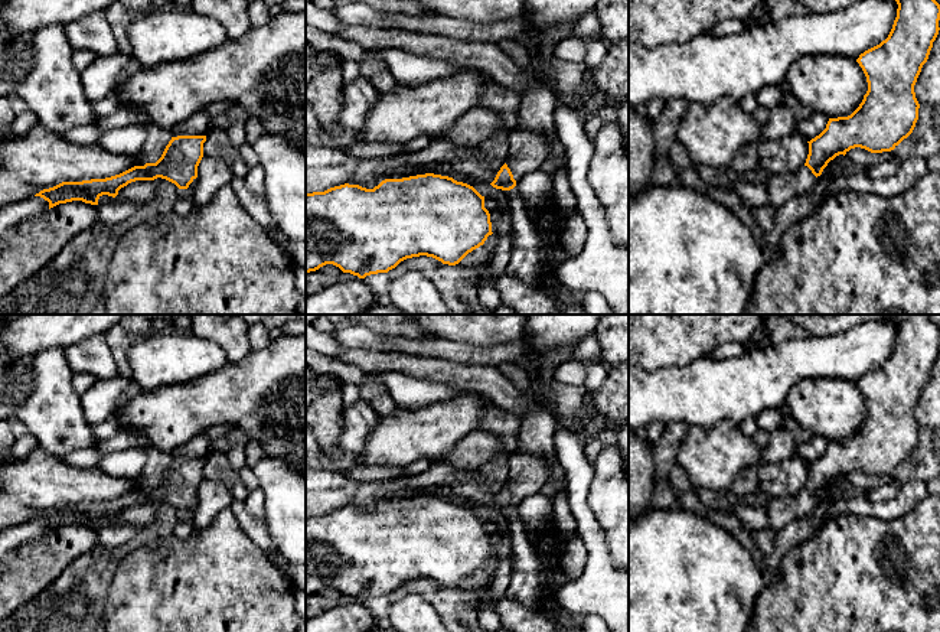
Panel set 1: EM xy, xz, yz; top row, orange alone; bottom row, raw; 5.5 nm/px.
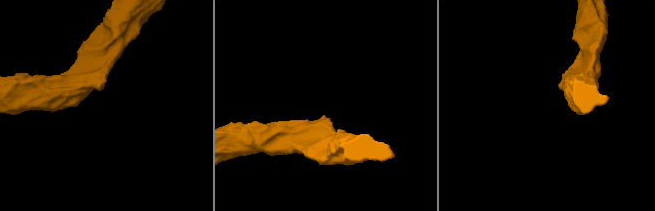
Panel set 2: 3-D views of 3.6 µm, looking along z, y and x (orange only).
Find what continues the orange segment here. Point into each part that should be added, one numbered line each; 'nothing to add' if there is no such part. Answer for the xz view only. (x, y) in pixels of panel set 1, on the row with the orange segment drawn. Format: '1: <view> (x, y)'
1: xz (528, 150)

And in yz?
1: yz (782, 188)

